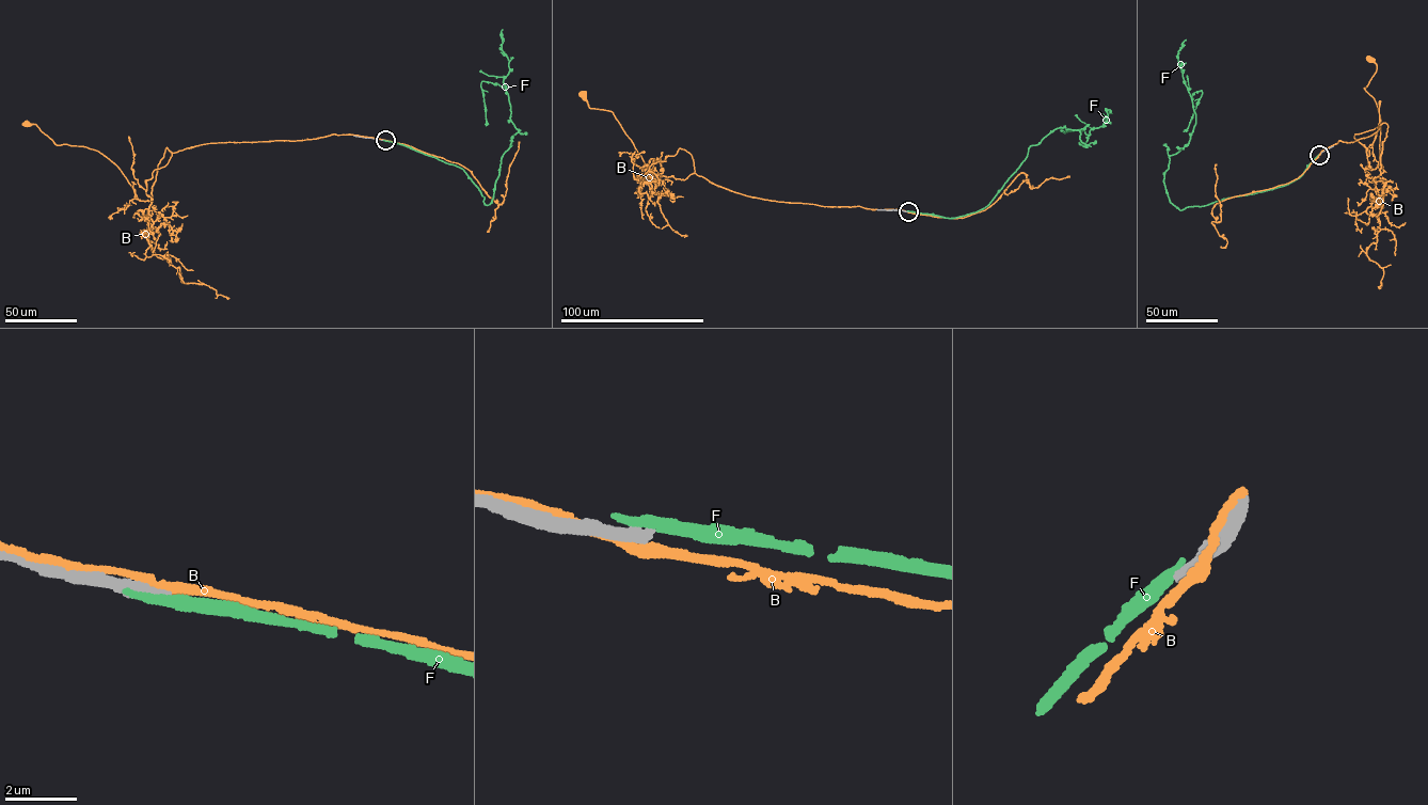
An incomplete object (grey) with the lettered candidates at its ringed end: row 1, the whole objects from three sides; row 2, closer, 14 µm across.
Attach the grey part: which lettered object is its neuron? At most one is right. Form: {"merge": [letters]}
{"merge": []}

